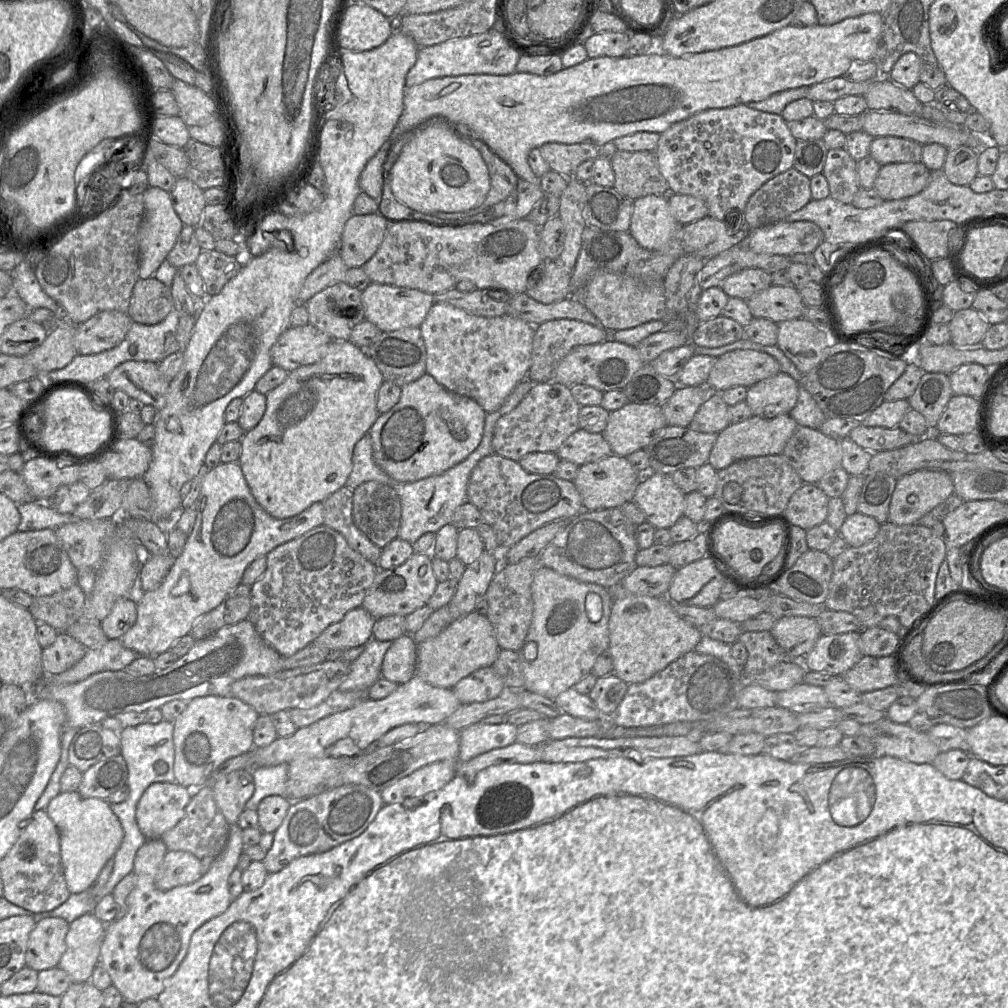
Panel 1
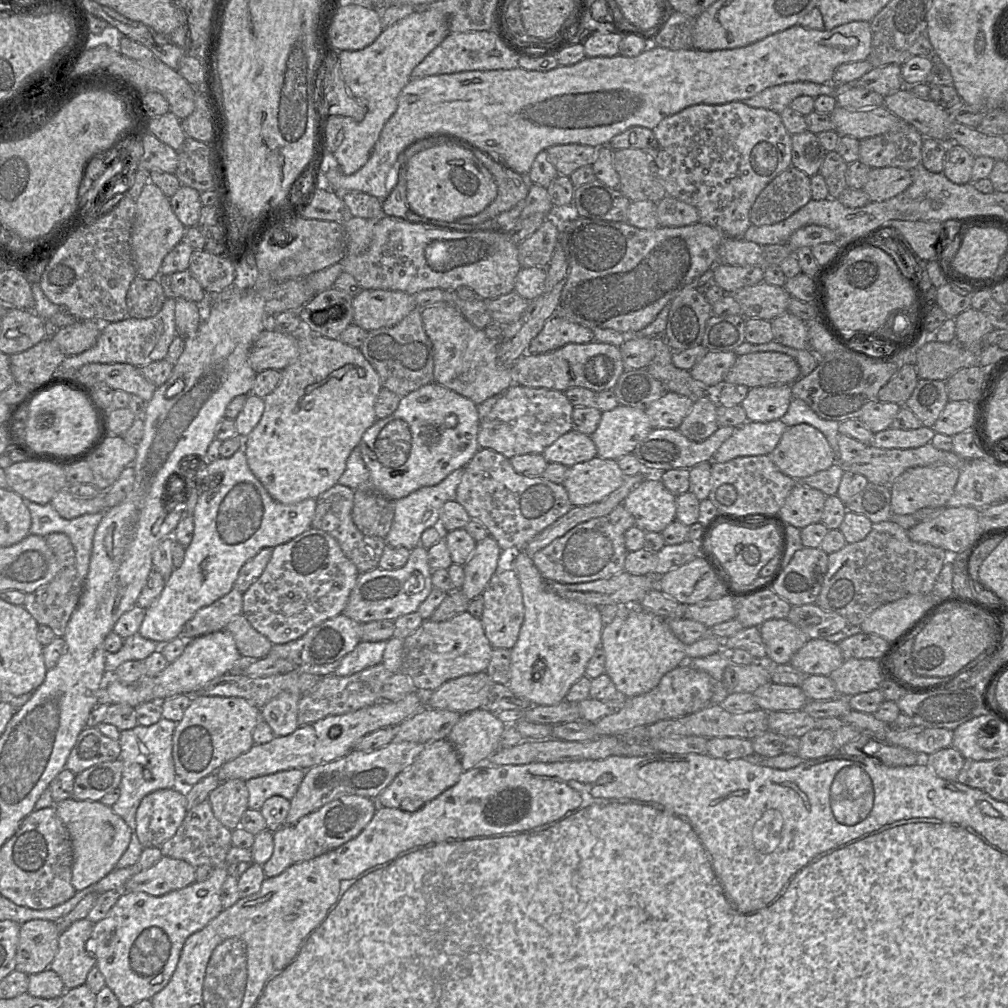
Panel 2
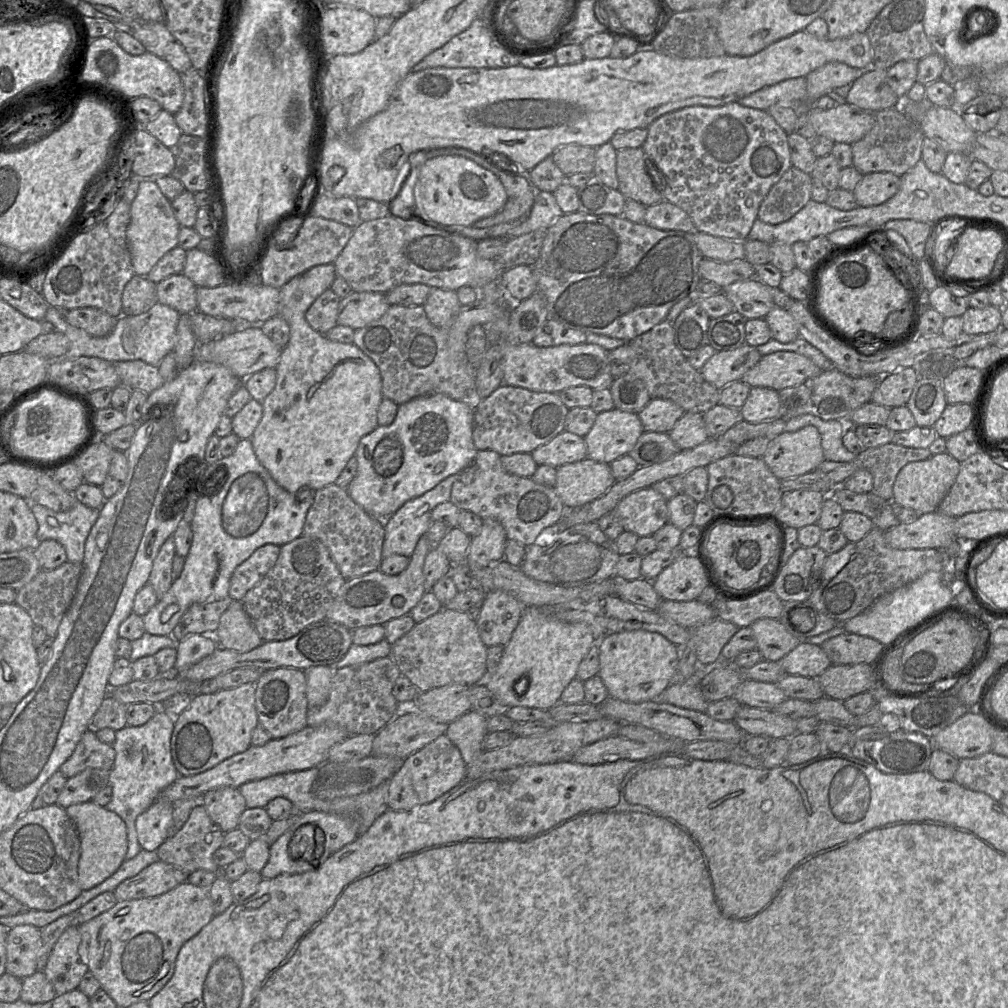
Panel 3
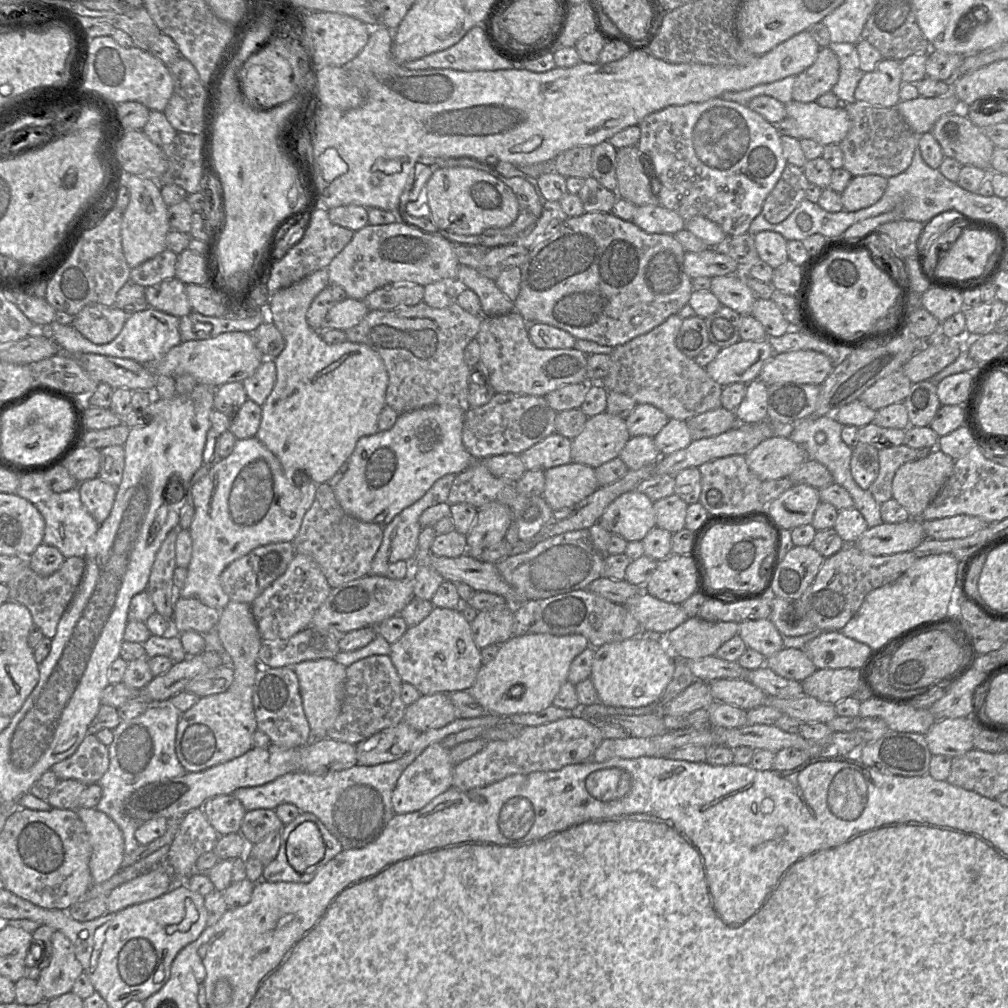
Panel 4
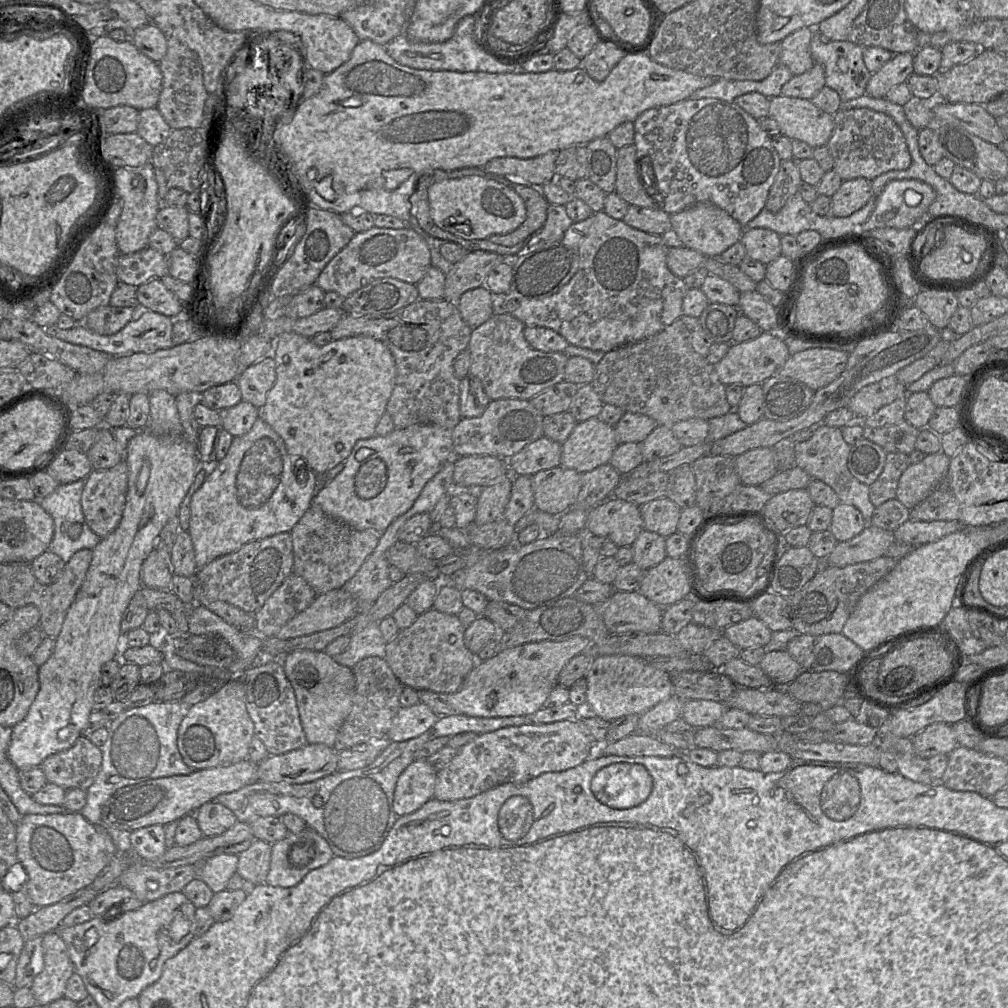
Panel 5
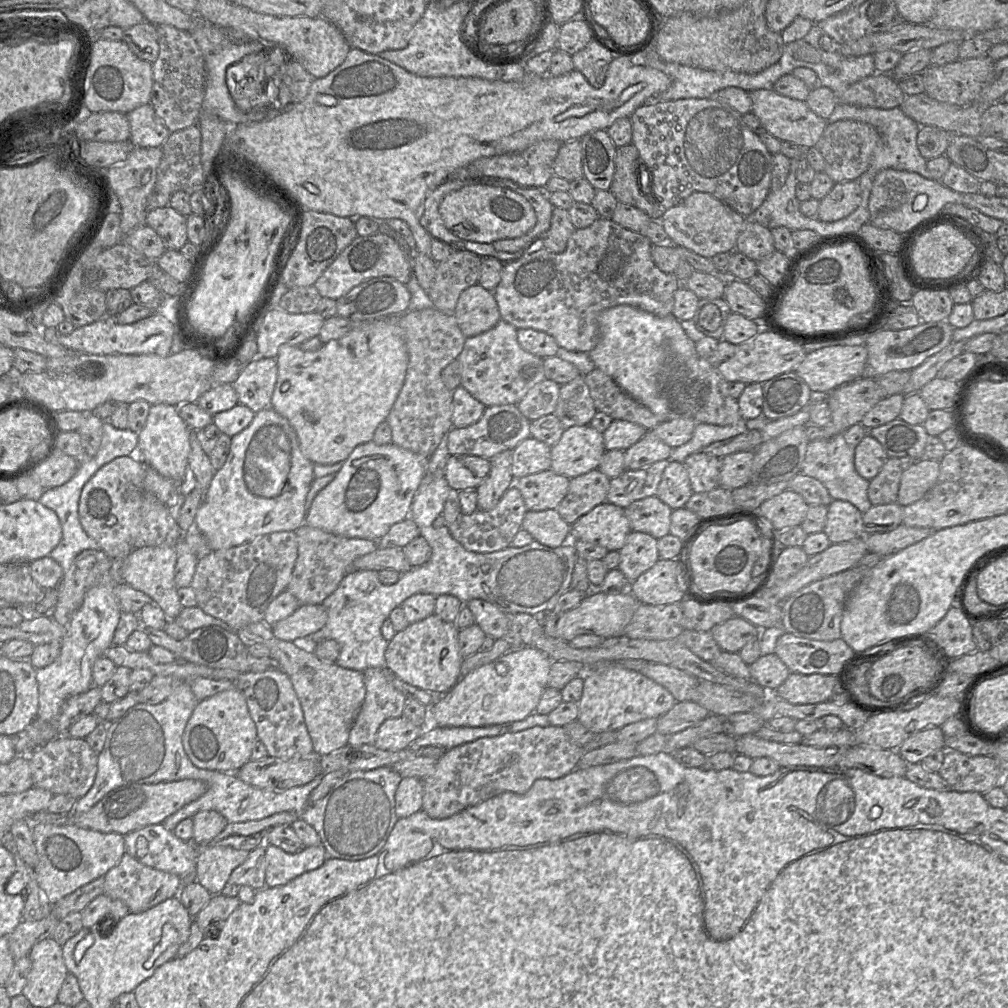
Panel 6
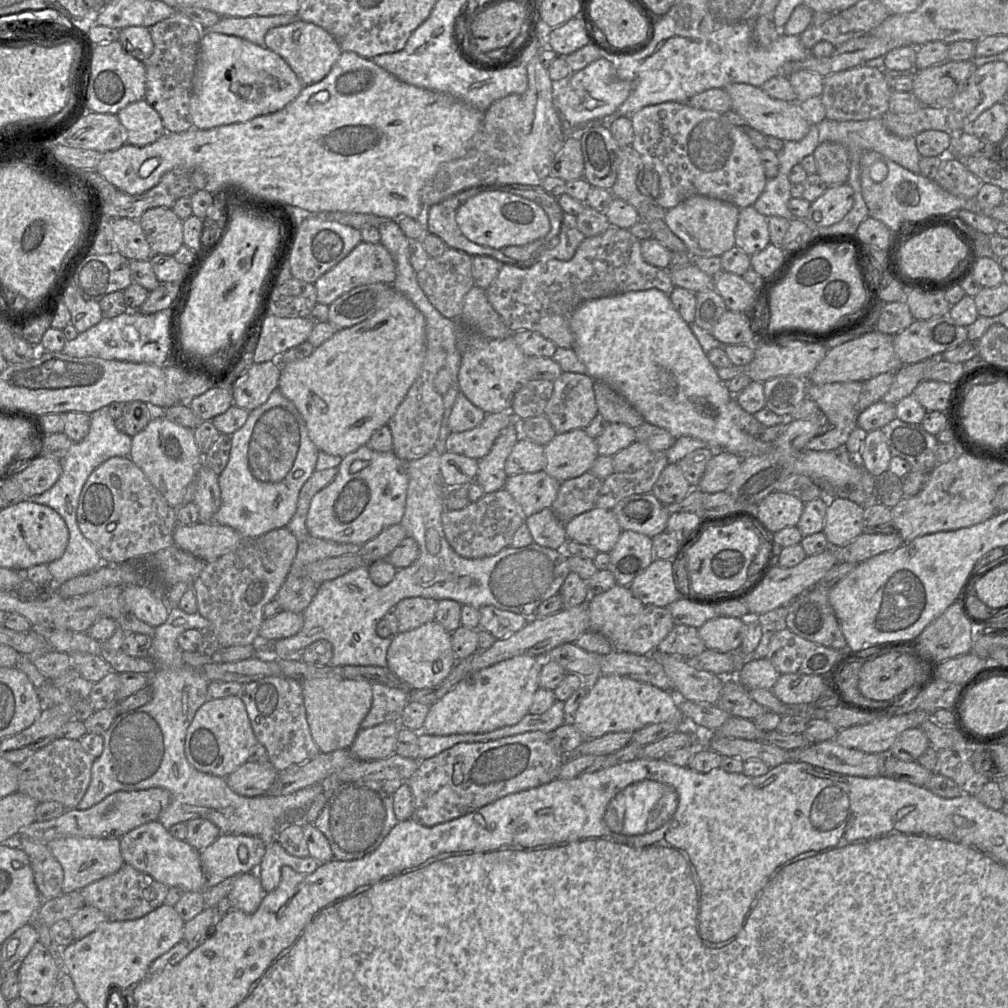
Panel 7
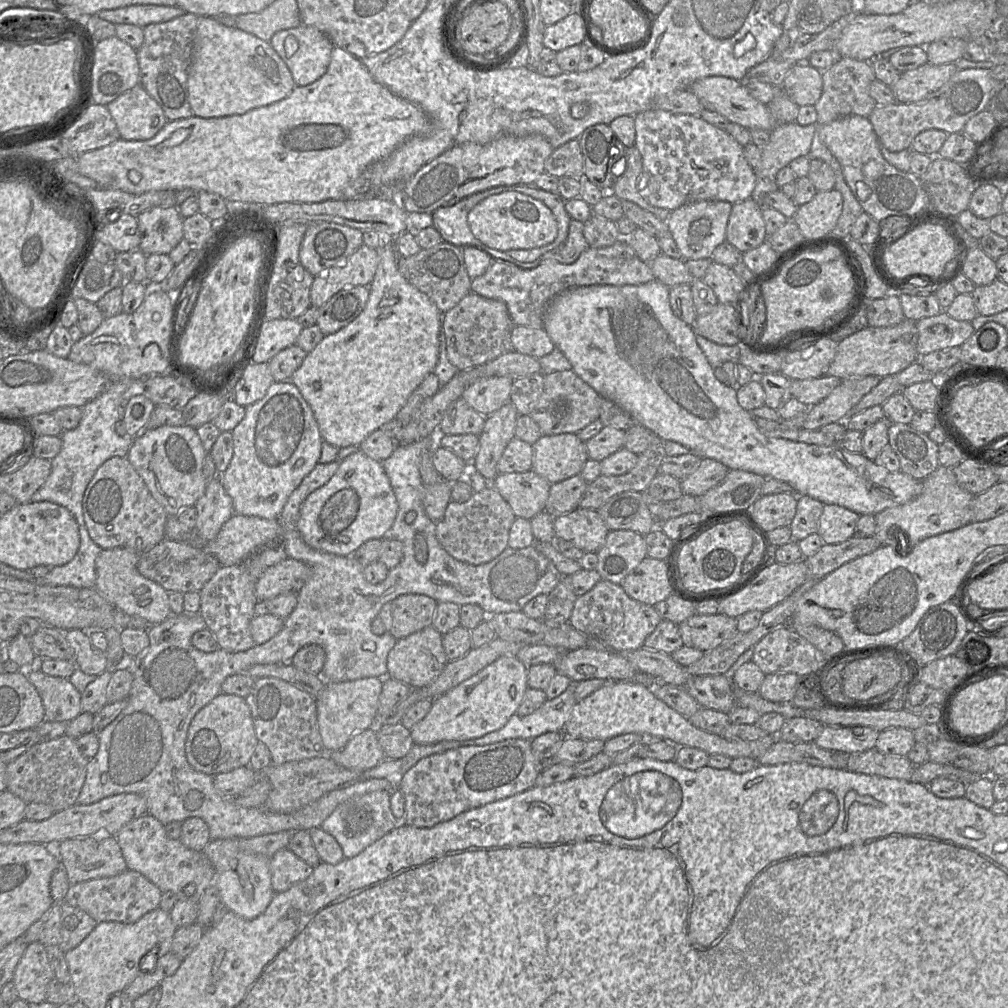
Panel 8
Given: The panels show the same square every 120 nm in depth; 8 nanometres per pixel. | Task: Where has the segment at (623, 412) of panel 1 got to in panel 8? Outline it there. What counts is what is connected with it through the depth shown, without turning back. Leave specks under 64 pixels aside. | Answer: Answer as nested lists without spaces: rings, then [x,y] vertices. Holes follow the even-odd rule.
[[[576,433],[542,435],[532,448],[532,470],[550,484],[580,474],[589,459],[585,442]]]

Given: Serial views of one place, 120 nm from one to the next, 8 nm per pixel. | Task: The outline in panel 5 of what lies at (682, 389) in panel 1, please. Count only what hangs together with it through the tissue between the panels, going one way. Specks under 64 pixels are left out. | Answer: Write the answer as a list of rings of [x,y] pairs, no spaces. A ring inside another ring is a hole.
[[[625,412],[614,425],[618,444],[641,443],[658,426],[653,418],[634,412]]]

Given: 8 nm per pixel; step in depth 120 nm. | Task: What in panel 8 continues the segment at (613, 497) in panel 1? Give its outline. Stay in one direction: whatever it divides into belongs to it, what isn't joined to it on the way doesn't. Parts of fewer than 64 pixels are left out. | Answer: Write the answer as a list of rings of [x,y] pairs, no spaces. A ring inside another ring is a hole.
[[[534,472],[501,473],[490,482],[517,518],[531,520],[545,510],[551,484]]]

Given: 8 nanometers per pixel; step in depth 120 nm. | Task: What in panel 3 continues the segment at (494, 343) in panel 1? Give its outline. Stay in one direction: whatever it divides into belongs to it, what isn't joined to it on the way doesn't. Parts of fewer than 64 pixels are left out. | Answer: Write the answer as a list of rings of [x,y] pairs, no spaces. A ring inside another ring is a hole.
[[[432,287],[423,306],[427,317],[434,326],[447,328],[452,325],[452,320],[458,313],[461,304],[456,291]]]

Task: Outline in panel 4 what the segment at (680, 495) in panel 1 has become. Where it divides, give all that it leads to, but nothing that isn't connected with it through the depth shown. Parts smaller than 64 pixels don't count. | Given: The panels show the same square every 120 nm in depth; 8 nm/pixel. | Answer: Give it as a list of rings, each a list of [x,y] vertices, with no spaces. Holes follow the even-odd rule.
[[[637,490],[626,492],[606,508],[599,523],[628,542],[642,541],[656,526],[654,502]]]

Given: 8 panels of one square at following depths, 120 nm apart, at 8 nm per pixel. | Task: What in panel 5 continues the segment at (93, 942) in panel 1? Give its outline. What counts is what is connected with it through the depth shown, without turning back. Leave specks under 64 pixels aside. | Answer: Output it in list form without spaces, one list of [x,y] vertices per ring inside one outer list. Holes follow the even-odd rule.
[[[58,932],[43,935],[44,968],[30,985],[38,1005],[47,1006],[65,997],[66,985],[75,972],[66,943]]]

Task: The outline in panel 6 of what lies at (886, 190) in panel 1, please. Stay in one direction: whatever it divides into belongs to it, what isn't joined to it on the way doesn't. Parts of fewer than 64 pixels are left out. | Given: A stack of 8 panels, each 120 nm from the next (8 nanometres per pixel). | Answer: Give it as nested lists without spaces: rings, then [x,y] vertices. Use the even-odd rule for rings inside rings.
[[[858,180],[835,183],[820,200],[816,218],[825,222],[837,221],[856,210],[861,200],[862,191]]]

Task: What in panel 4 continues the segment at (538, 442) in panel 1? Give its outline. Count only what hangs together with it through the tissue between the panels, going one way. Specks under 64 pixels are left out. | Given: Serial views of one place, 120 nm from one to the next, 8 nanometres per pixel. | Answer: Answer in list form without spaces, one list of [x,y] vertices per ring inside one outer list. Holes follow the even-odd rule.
[[[496,393],[485,405],[466,411],[462,442],[475,461],[493,455],[520,455],[555,432],[556,414],[544,396]]]

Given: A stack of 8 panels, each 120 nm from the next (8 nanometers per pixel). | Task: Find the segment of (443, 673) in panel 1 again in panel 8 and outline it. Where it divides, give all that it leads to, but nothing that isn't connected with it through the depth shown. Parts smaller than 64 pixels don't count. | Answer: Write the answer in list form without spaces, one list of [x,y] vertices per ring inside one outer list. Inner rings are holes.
[[[430,625],[397,640],[387,657],[387,677],[398,680],[412,689],[426,688],[449,662],[442,645],[442,637],[443,635]]]

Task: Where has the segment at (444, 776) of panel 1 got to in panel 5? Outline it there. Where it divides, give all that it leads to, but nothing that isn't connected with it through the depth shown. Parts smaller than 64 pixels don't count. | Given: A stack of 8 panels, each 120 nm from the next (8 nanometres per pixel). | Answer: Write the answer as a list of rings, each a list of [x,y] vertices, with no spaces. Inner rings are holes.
[[[415,760],[407,767],[394,793],[393,808],[398,817],[417,811],[434,799],[437,773],[427,760]]]

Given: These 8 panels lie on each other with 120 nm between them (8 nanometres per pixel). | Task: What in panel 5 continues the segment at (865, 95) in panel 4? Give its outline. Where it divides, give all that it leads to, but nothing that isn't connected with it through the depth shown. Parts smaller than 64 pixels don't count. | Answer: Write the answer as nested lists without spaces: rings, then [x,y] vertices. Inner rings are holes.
[[[914,53],[894,54],[867,82],[865,94],[874,98],[884,98],[896,85],[907,81],[913,73]]]

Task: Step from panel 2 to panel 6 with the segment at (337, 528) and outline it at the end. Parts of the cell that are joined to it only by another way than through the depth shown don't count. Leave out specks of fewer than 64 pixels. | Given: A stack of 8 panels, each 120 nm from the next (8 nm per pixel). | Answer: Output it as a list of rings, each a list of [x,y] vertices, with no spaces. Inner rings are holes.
[[[306,523],[295,533],[297,559],[286,590],[294,595],[301,605],[322,604],[337,589],[342,579],[352,571],[354,560],[377,549],[377,541],[336,535]]]

